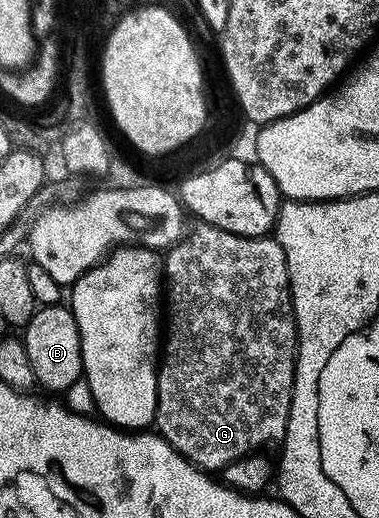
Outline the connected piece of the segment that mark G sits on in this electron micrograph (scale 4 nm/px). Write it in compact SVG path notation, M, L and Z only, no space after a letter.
M199 221L185 231L182 237L164 254L164 341L160 346L158 363L158 403L154 413L157 433L167 444L176 448L193 466L207 472L220 472L228 464L246 454L266 448L269 442L281 443L286 436L290 419L290 401L294 395L294 369L298 363L298 325L294 319L294 300L290 297L290 273L284 248L277 237L249 238Z

